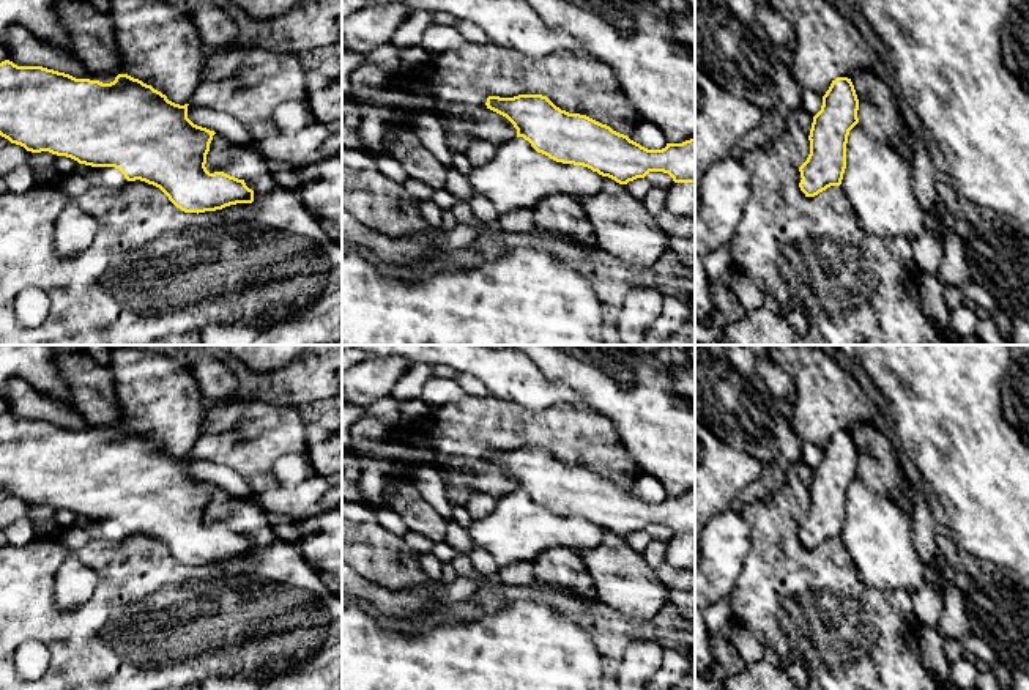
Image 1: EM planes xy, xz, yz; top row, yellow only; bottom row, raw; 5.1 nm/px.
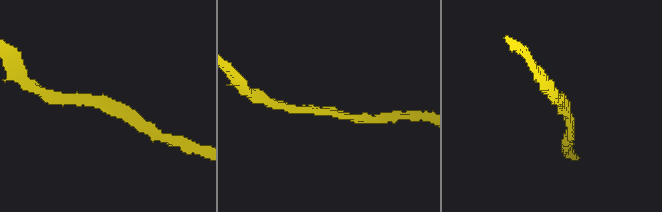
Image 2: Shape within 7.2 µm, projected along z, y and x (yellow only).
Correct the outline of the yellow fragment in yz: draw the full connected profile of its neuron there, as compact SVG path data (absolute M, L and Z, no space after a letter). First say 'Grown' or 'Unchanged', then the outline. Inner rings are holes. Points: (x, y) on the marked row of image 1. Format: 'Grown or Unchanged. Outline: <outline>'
Unchanged. Outline: M837 77L823 96L821 110L810 129L810 154L799 167L799 187L815 197L830 186L840 186L846 169L849 131L859 123L859 99L851 79Z

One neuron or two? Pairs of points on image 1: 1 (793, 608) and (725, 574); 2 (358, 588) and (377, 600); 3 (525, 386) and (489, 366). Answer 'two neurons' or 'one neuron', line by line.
1: two neurons
2: one neuron
3: one neuron

